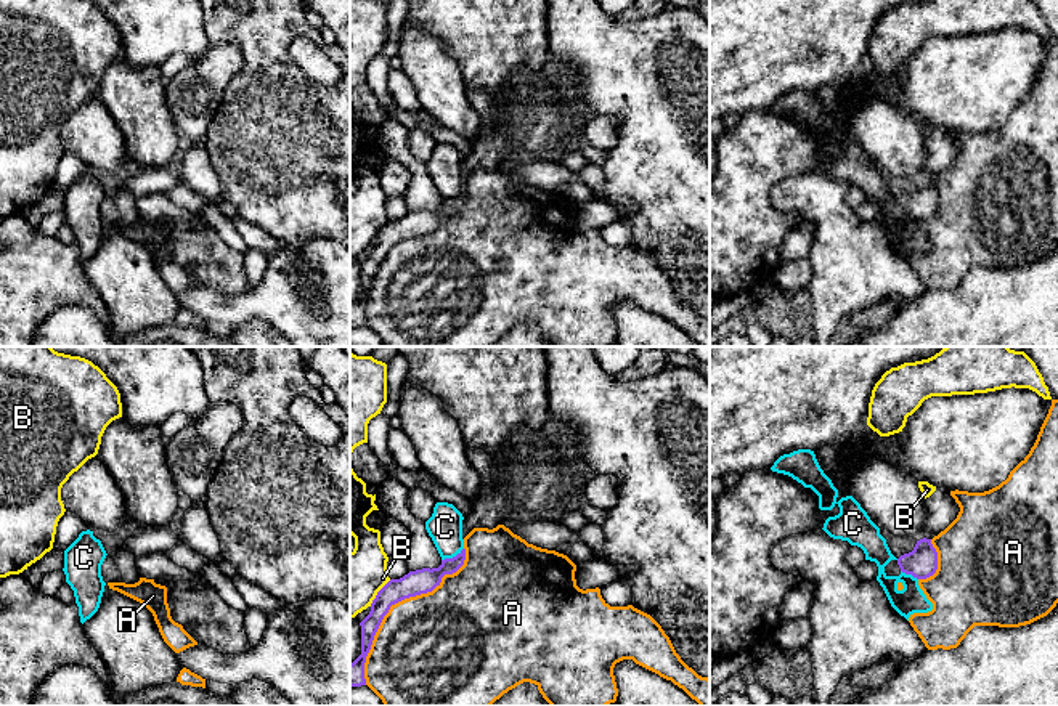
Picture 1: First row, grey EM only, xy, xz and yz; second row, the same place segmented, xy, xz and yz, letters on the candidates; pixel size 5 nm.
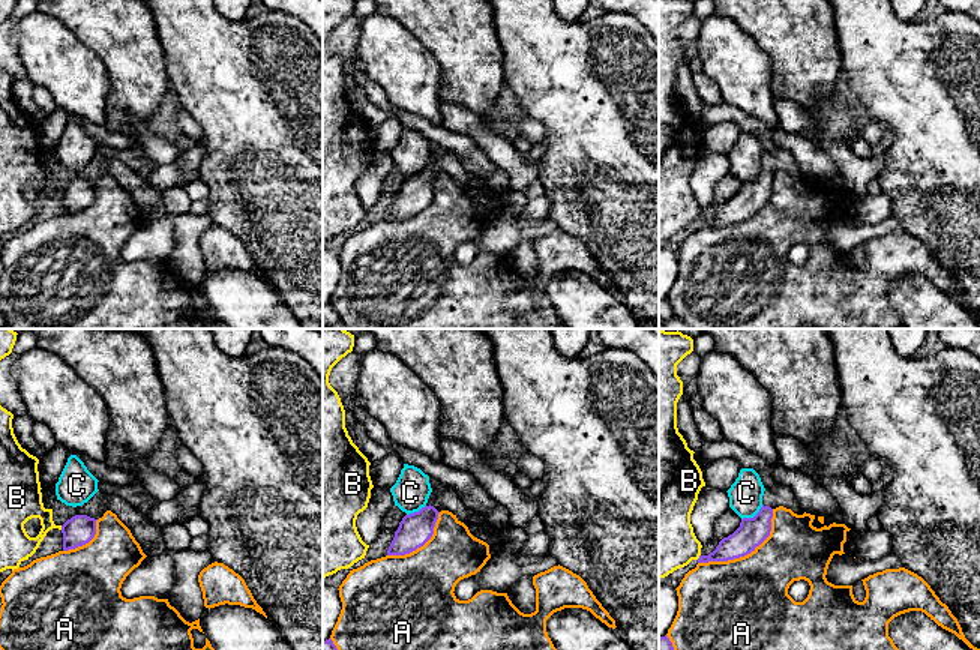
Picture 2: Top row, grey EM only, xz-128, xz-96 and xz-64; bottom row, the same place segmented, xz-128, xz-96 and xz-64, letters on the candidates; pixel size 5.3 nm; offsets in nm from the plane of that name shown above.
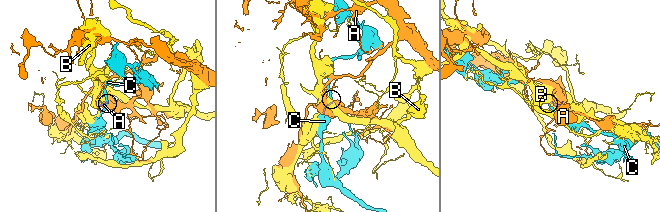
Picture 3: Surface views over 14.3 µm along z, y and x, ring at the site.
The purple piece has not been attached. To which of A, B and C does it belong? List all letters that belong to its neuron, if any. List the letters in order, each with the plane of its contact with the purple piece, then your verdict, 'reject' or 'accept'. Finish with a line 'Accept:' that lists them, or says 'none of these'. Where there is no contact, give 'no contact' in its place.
A: meets purple in xz; reject
B: meets purple in xz; reject
C: meets purple in xz; reject
Accept: none of these

